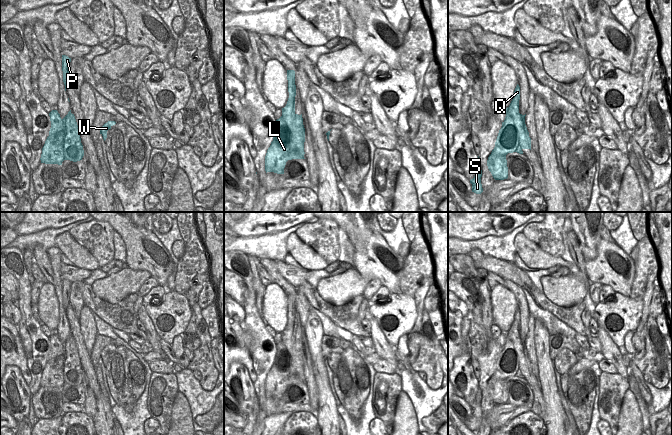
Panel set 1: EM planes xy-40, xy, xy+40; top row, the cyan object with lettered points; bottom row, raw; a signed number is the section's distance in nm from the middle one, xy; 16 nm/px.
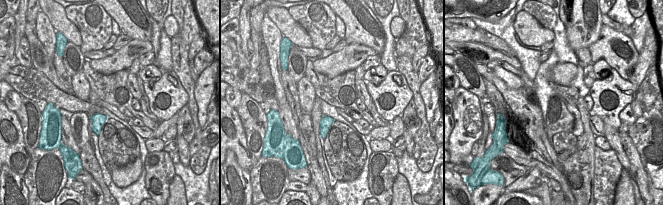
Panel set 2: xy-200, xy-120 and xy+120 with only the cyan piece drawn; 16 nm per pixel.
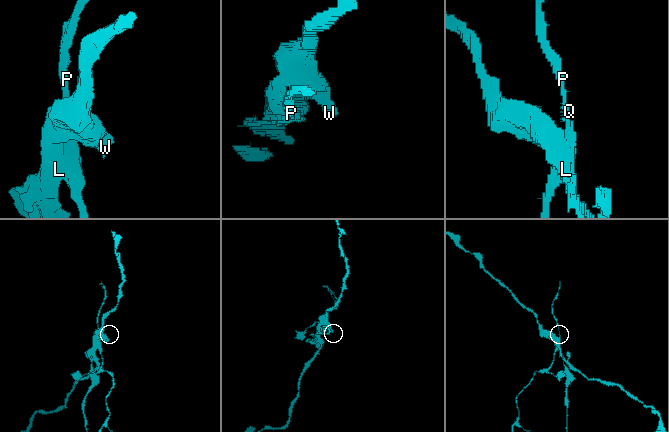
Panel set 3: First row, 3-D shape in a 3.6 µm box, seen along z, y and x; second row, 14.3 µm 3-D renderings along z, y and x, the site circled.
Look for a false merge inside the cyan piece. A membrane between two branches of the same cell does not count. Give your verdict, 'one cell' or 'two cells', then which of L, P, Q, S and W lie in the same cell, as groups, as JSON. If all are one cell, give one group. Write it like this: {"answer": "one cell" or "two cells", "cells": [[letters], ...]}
{"answer": "two cells", "cells": [["L", "S", "W"], ["P", "Q"]]}

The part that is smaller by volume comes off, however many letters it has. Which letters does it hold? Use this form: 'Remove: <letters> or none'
Remove: P, Q

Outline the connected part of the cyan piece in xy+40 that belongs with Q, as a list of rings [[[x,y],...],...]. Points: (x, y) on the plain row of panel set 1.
[[[517,308],[514,321],[509,329],[508,336],[513,342],[517,353],[516,366],[512,368],[513,376],[523,378],[523,373],[531,374],[531,362],[525,348],[525,339],[519,337],[520,311]]]

